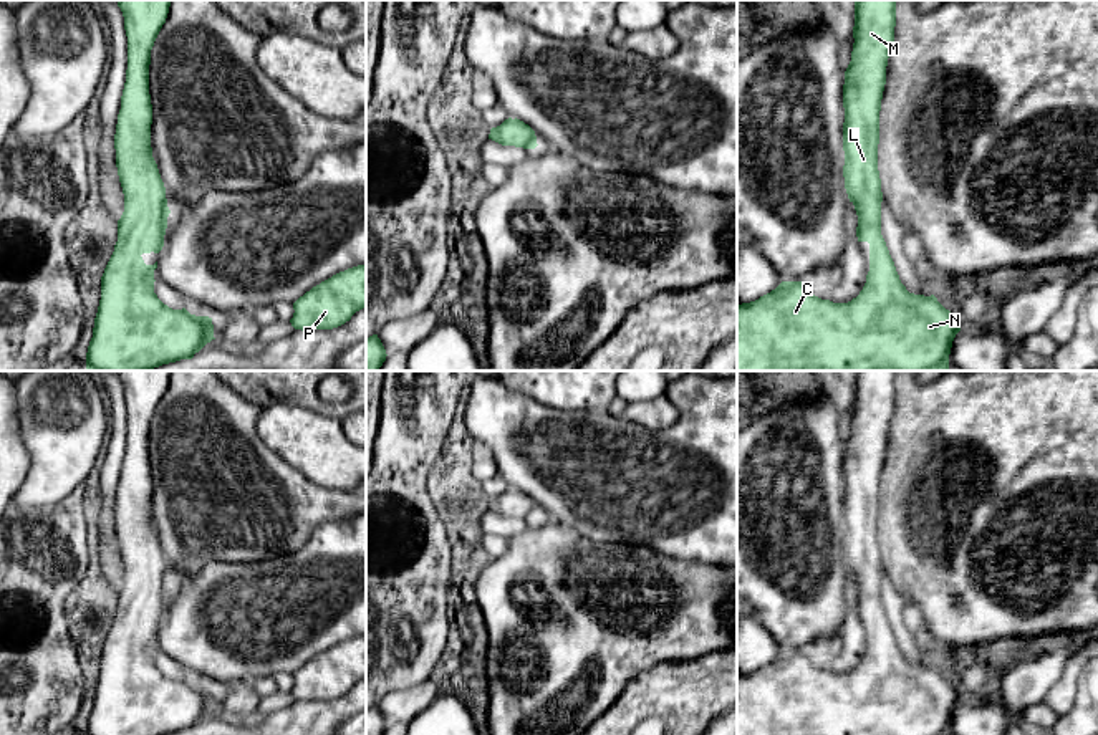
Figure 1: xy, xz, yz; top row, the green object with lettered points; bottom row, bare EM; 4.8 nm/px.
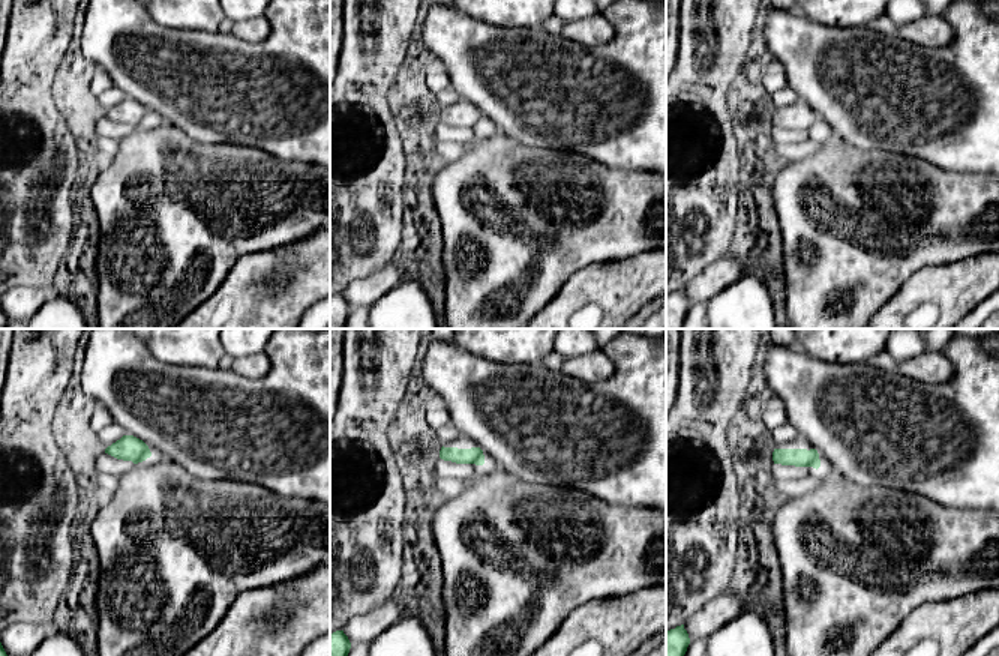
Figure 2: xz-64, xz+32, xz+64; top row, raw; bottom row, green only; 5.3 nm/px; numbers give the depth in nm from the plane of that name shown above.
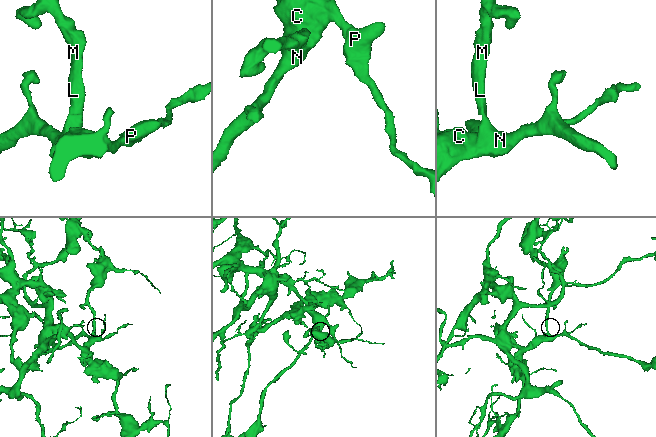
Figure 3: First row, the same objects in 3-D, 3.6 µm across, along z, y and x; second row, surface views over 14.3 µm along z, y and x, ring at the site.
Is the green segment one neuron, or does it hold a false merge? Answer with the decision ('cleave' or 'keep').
keep

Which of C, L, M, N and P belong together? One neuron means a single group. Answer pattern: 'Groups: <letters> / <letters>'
Groups: C L M N P

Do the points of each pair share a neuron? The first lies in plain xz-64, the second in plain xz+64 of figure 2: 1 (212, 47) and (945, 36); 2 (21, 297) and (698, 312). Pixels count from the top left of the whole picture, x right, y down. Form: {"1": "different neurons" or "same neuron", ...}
{"1": "different neurons", "2": "different neurons"}

